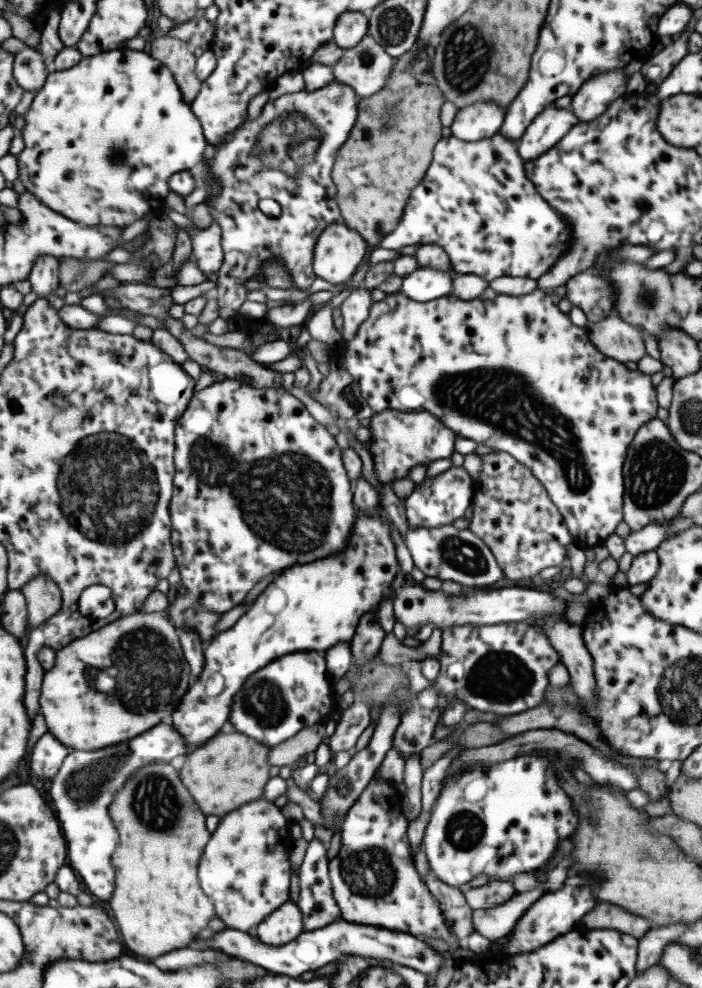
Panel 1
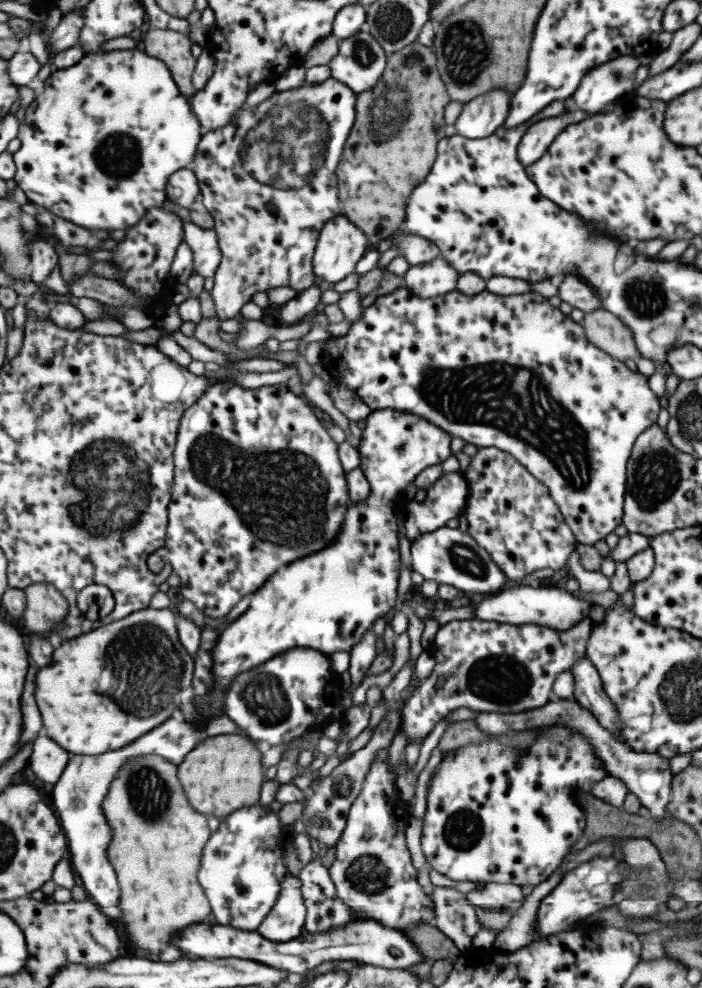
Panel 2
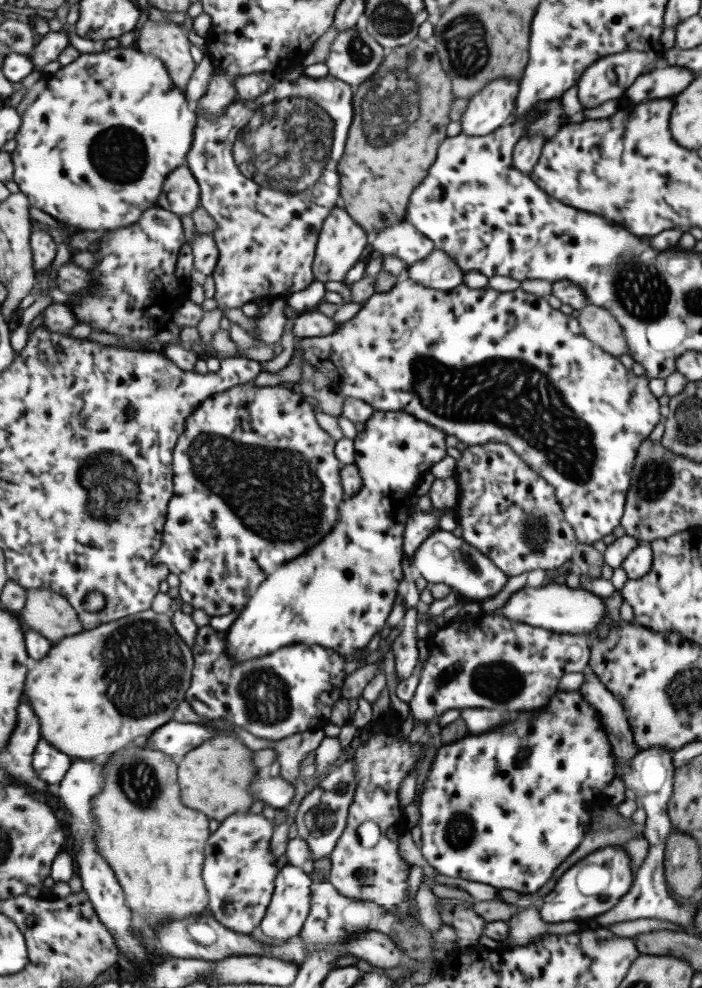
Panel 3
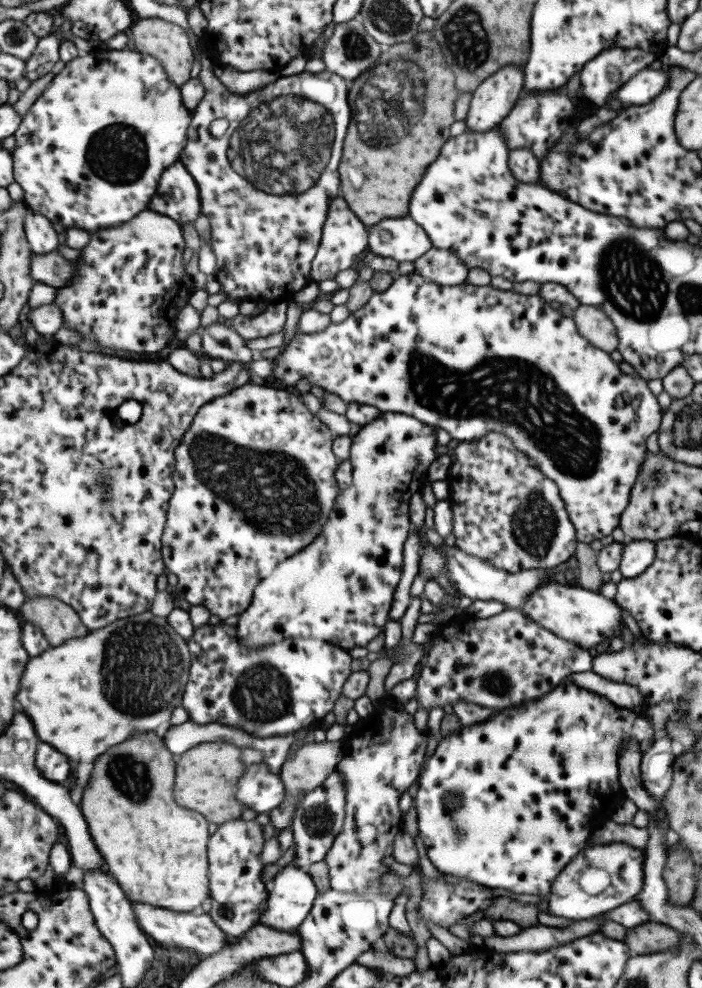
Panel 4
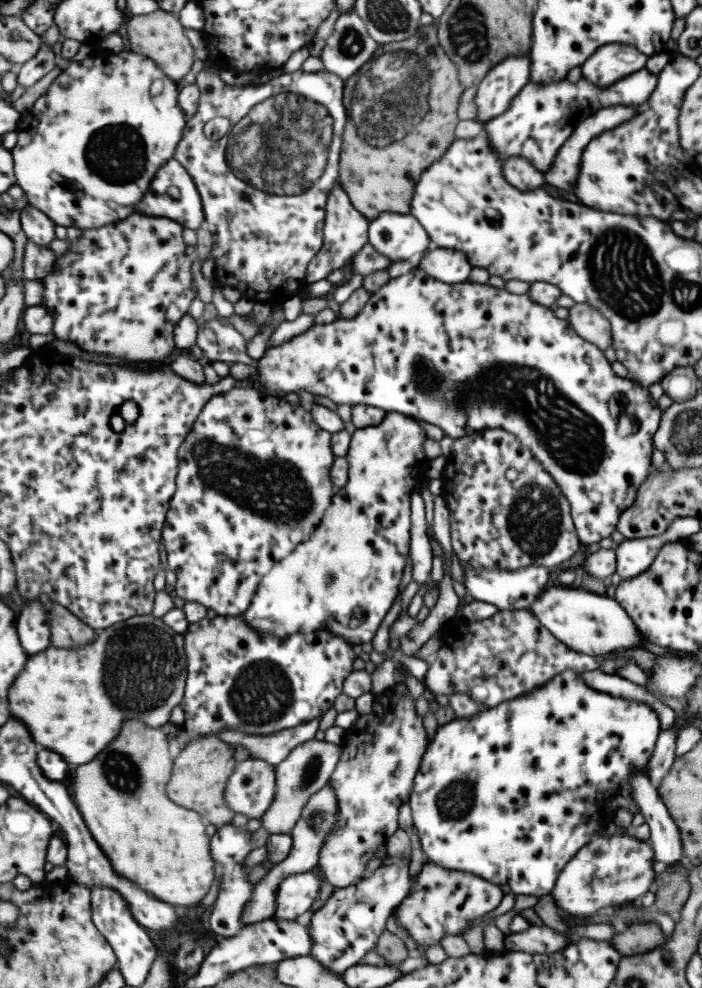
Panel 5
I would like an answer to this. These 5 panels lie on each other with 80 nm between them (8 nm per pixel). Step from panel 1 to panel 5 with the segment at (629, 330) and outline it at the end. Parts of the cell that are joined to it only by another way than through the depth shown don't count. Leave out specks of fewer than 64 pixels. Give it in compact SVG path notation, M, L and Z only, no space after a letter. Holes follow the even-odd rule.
M573 304L568 309L567 323L572 324L575 333L601 351L611 346L609 322L596 308L585 304Z

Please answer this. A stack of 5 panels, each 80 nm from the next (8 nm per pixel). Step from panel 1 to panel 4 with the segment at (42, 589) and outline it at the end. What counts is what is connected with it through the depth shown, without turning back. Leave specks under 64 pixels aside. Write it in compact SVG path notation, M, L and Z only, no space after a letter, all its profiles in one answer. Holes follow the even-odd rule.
M30 594L19 611L25 621L31 621L44 630L53 647L67 639L83 638L91 631L72 606L51 594Z

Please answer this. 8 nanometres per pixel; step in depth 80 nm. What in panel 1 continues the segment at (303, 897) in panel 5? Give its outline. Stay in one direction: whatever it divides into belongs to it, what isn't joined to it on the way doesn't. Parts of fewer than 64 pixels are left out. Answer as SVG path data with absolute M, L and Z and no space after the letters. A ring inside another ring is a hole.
M290 900L272 912L253 932L265 944L283 946L299 938L304 931L302 908L295 900Z

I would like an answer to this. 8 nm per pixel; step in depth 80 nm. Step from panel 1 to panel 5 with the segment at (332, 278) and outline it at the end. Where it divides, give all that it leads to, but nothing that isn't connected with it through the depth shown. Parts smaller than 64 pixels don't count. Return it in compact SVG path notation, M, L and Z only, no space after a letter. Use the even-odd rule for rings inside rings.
M340 184L335 185L329 193L329 200L326 213L326 225L324 228L324 248L316 254L315 260L308 266L308 284L323 281L329 278L333 270L339 270L347 266L365 245L369 244L370 220L352 203L348 191Z

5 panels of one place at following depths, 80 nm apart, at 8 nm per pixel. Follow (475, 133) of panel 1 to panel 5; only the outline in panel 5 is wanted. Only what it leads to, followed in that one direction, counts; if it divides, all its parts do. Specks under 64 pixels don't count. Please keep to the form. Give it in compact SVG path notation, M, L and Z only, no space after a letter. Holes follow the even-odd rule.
M531 54L511 56L493 67L488 77L479 84L476 101L480 113L477 122L485 124L501 116L531 81Z

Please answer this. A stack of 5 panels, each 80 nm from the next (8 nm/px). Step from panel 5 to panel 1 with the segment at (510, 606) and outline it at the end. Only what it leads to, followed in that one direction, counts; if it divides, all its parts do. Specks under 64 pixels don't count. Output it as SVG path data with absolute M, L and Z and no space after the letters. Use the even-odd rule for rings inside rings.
M452 525L437 528L412 528L406 535L406 545L413 562L429 577L452 580L474 589L488 589L506 576L485 541L470 528L459 530Z

